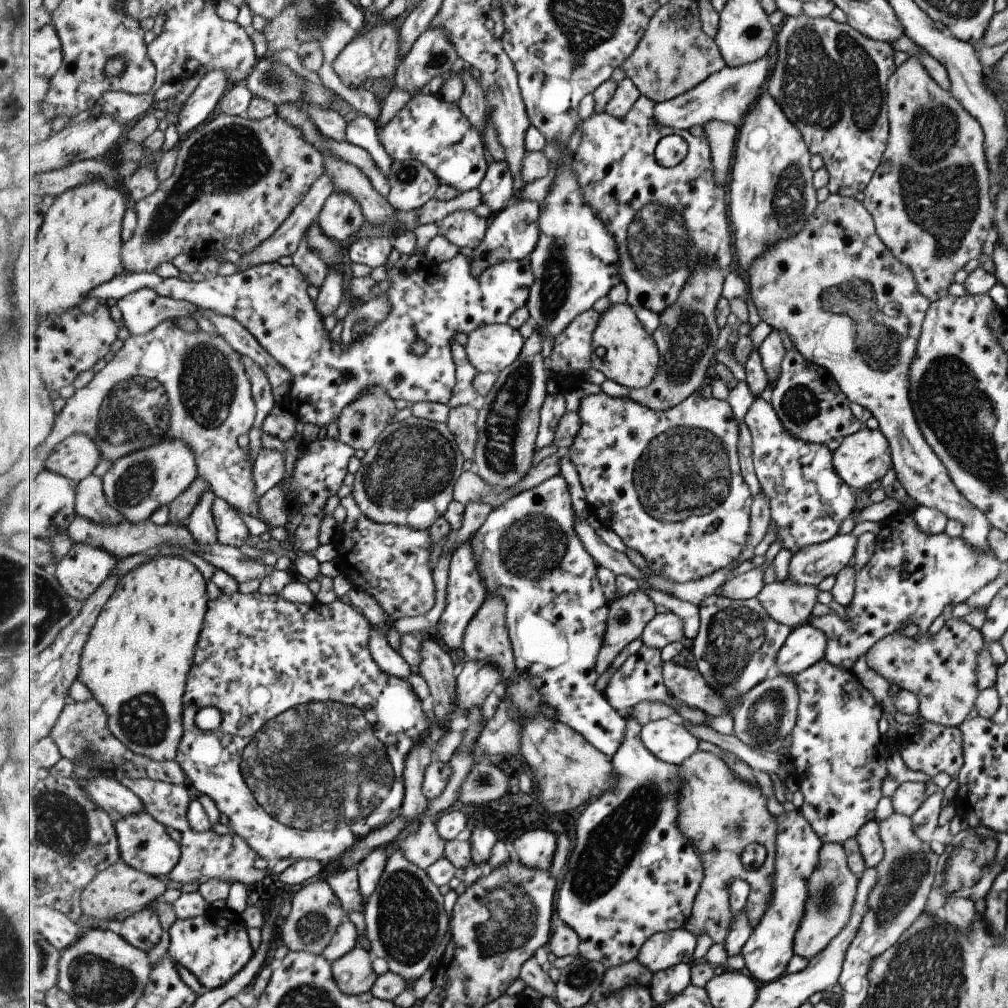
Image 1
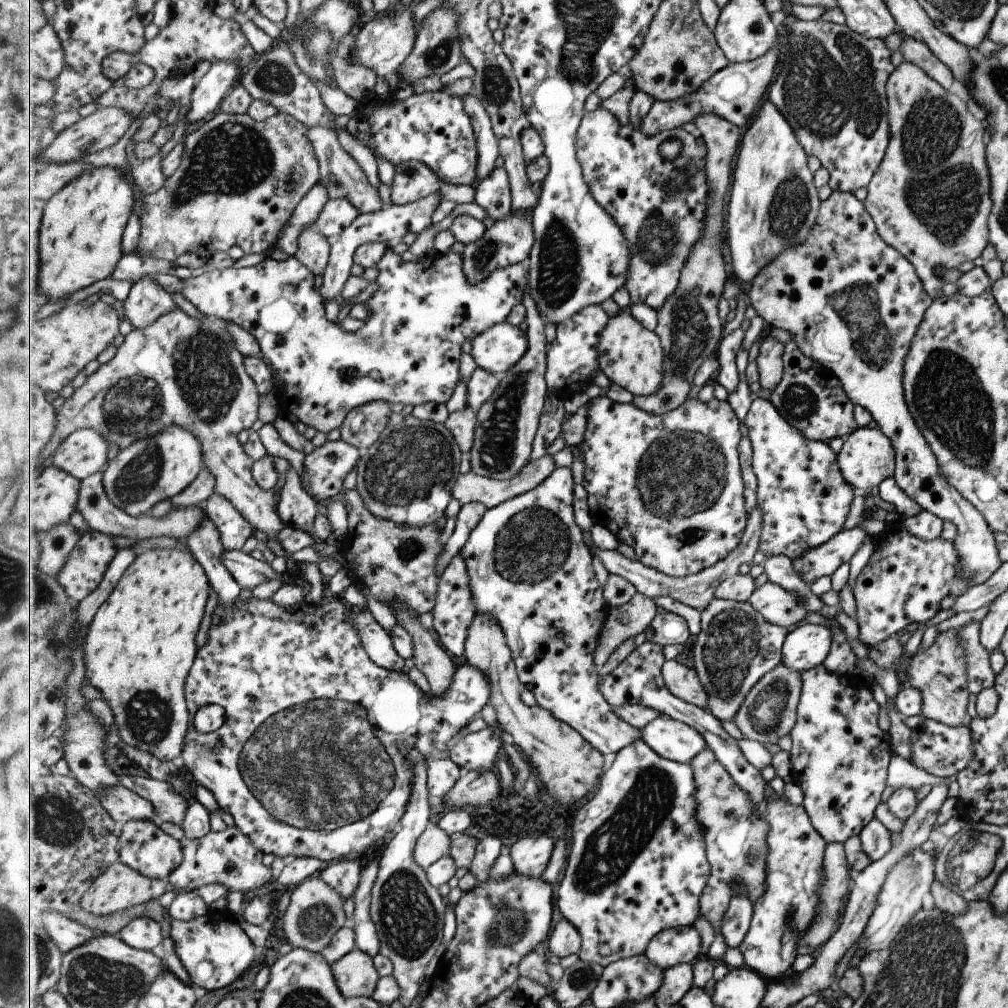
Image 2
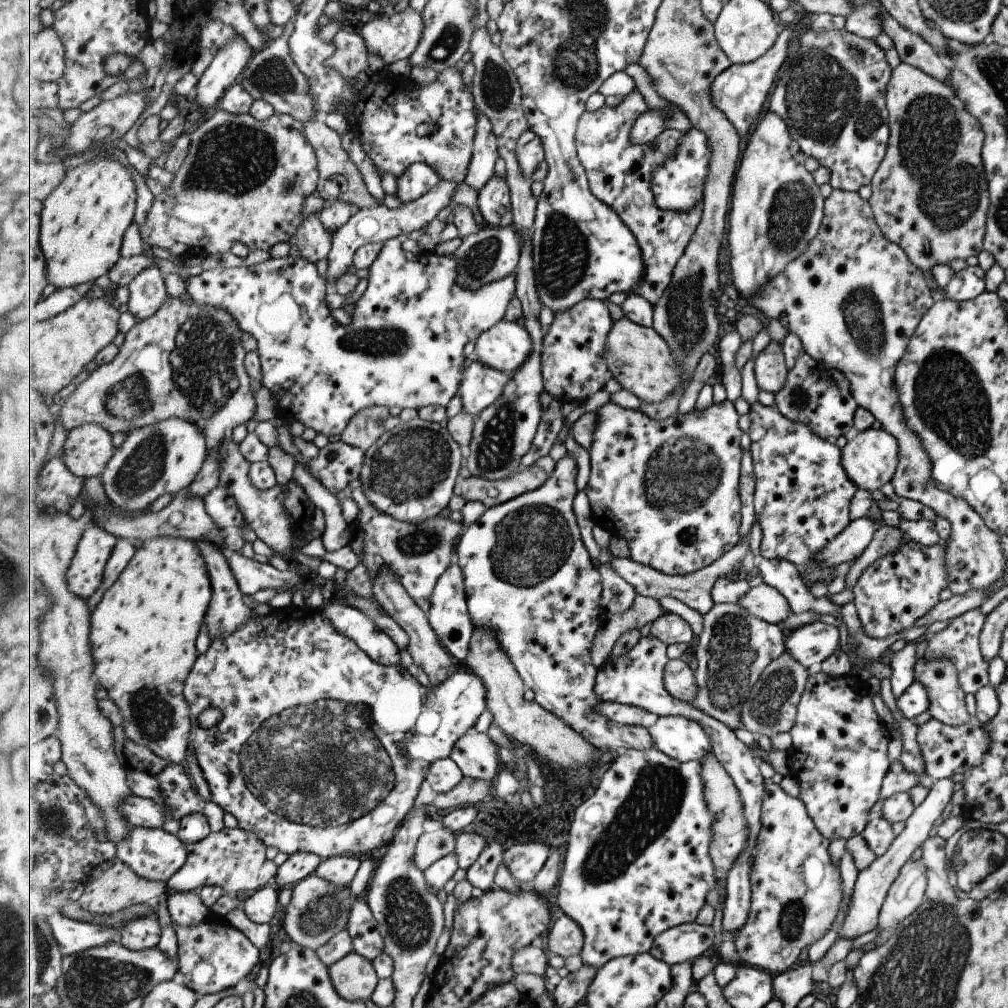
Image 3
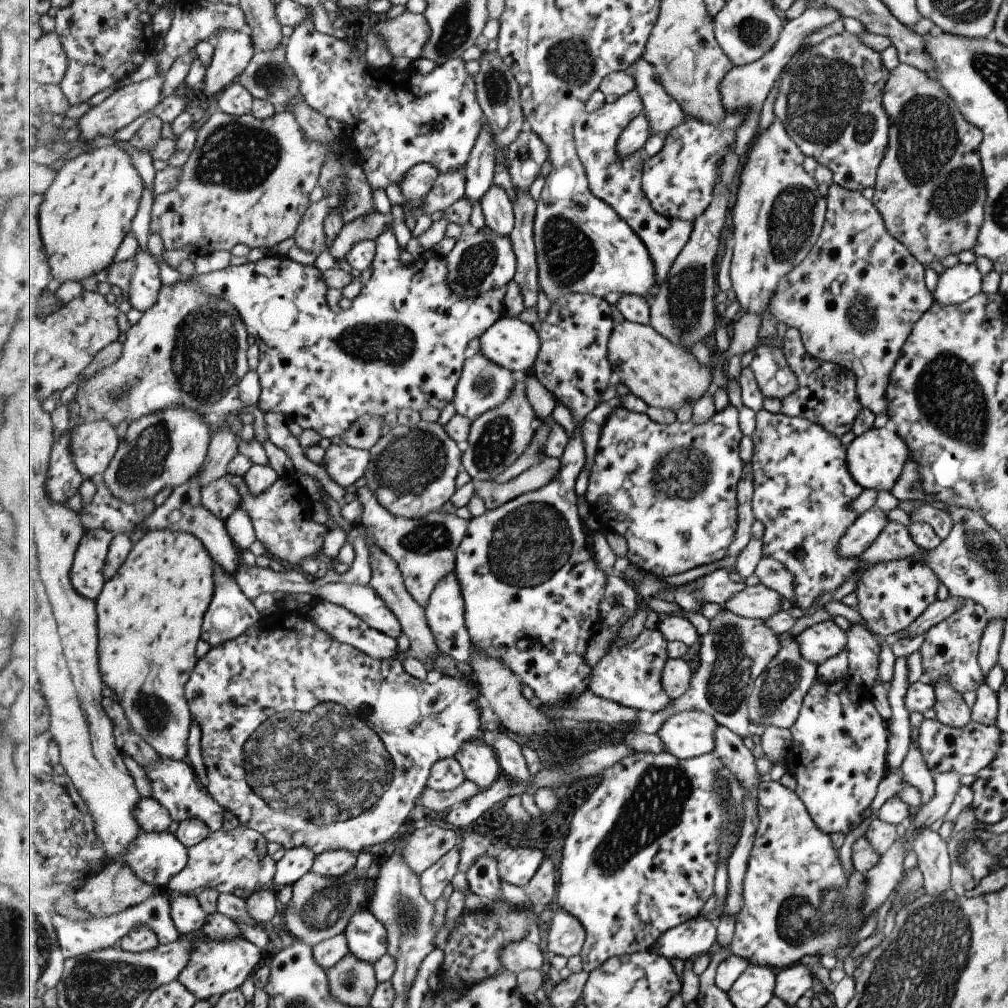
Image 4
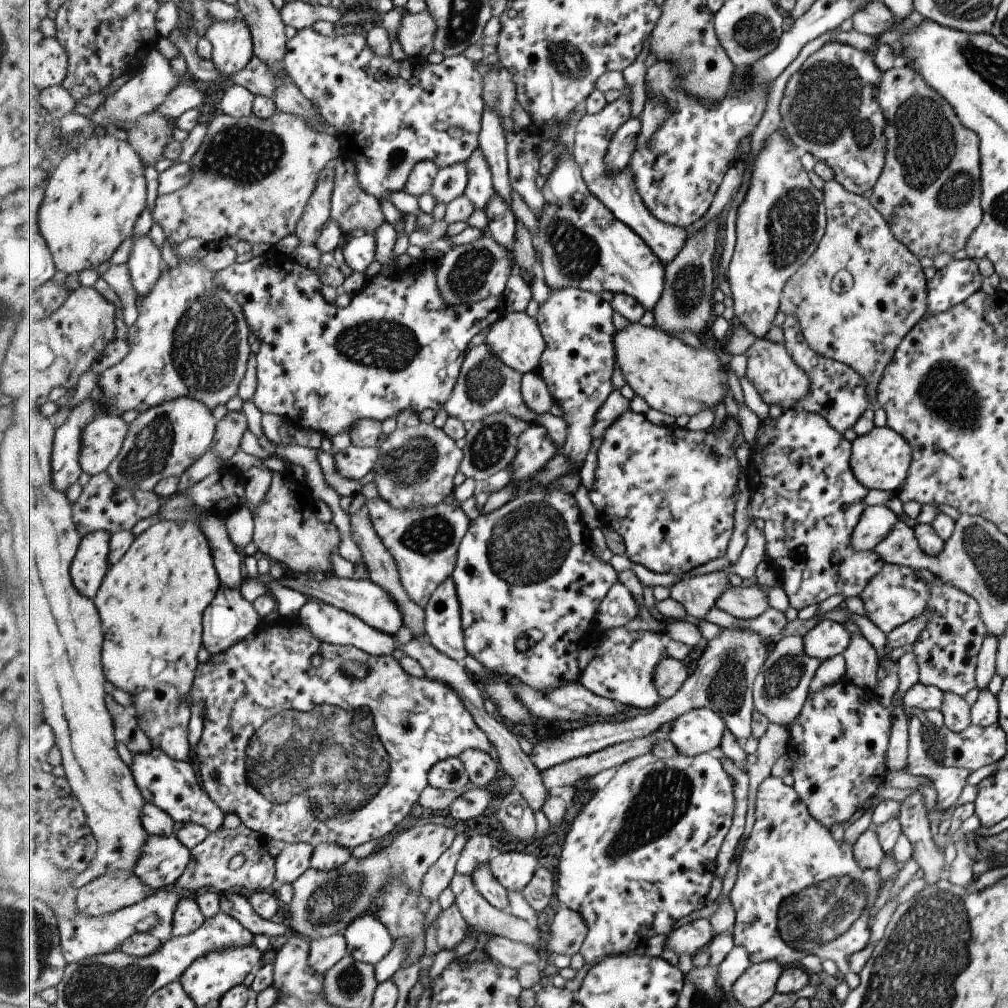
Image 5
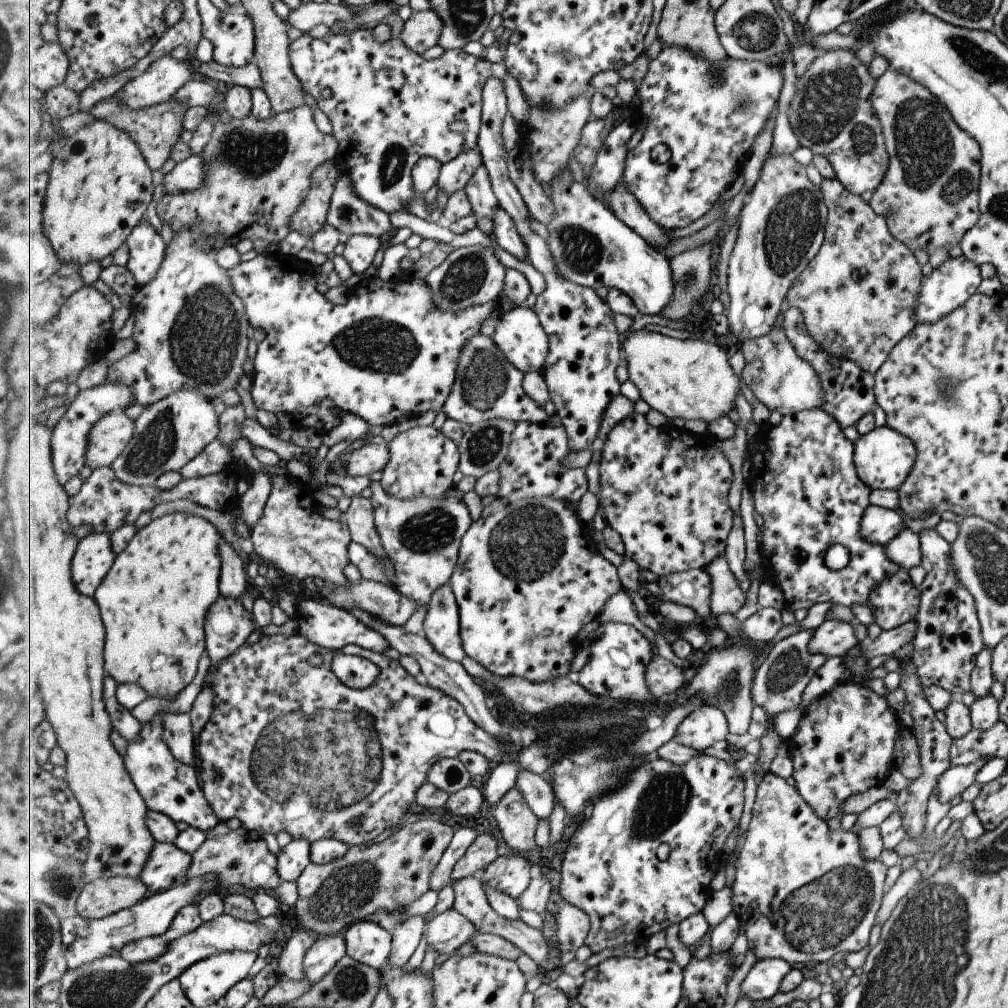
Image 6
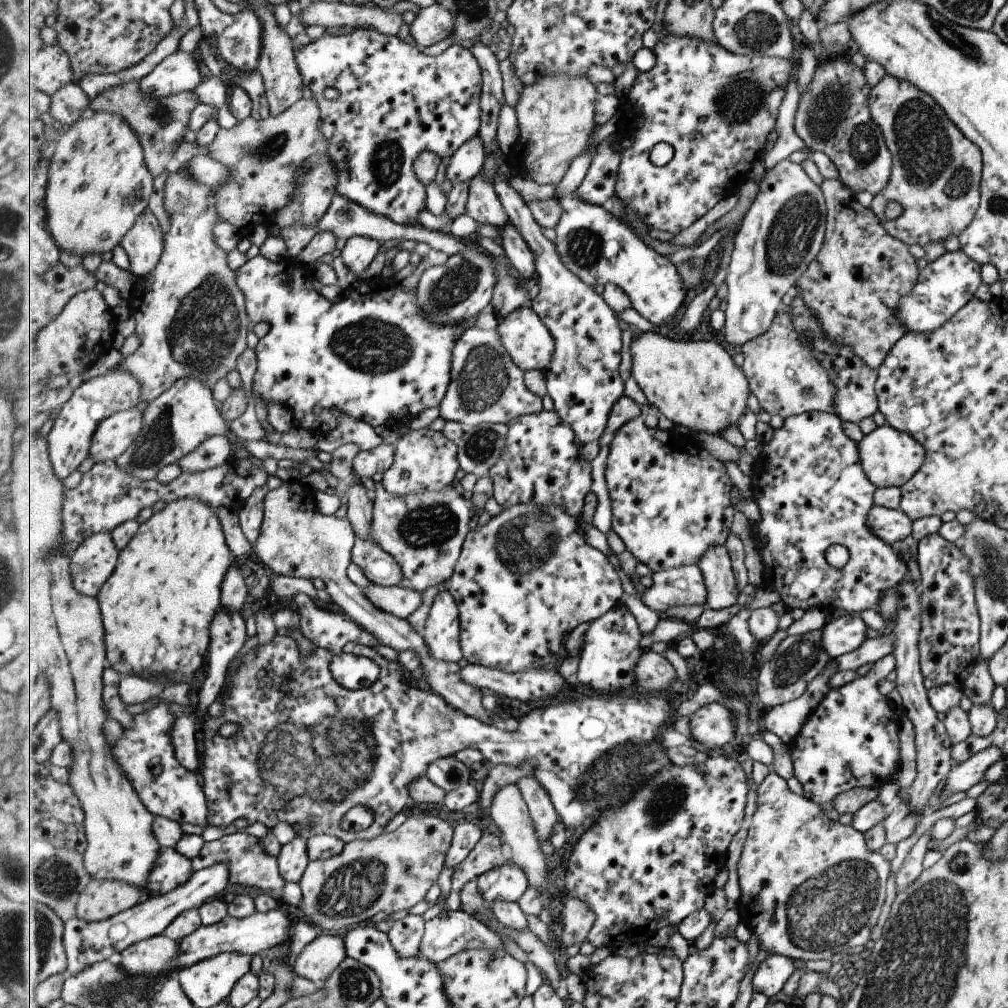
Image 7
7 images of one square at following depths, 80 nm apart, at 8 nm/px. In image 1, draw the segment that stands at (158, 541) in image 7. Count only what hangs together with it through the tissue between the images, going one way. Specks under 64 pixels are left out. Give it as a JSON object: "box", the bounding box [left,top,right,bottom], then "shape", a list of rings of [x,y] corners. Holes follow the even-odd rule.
{"box":[78,556,210,761],"shape":[[[182,556],[147,561],[123,575],[99,615],[85,645],[78,680],[104,706],[109,728],[135,754],[154,761],[175,761],[186,732],[185,694],[210,599],[205,576]]]}

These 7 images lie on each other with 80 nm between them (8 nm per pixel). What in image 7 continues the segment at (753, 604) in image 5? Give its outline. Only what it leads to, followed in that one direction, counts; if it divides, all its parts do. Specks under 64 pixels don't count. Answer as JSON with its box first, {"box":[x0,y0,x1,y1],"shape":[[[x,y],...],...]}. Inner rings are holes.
{"box":[698,545,742,610],"shape":[[[726,545],[711,547],[698,565],[706,578],[709,608],[723,610],[740,603],[742,596]]]}

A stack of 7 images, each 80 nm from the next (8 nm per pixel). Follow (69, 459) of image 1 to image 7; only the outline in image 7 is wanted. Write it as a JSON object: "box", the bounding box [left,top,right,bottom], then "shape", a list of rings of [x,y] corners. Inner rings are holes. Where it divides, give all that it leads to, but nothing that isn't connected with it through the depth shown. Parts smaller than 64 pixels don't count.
{"box":[90,410,144,464],"shape":[[[139,410],[118,411],[99,425],[90,448],[95,464],[115,461],[133,446],[143,430],[144,412]]]}

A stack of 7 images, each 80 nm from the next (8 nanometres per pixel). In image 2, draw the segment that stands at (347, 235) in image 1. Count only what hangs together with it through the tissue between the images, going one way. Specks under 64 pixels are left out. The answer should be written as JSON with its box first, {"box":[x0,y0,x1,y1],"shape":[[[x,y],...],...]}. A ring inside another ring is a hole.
{"box":[316,198,361,241],"shape":[[[330,198],[316,222],[317,230],[326,235],[329,240],[335,241],[360,217],[361,213],[349,199]]]}

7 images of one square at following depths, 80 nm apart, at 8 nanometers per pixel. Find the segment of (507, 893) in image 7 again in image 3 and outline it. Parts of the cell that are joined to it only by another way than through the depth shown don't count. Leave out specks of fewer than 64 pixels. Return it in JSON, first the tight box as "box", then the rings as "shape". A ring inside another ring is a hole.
{"box":[504,842,552,885],"shape":[[[545,842],[517,843],[504,853],[504,862],[522,885],[530,885],[543,870],[552,848]]]}

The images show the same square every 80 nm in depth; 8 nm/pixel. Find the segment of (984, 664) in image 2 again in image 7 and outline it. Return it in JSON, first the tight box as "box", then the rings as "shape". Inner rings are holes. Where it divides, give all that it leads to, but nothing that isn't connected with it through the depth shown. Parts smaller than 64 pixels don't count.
{"box":[916,533,979,689],"shape":[[[939,533],[923,536],[917,545],[916,562],[920,570],[919,589],[920,629],[917,650],[922,683],[926,689],[938,686],[960,685],[965,674],[969,674],[973,664],[979,658],[978,612],[974,599],[972,578],[968,575],[968,560],[954,543],[947,542]]]}

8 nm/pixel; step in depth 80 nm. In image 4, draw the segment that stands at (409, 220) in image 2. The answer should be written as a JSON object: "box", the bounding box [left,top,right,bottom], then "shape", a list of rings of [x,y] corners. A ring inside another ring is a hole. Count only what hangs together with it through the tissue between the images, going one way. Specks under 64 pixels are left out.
{"box":[328,171,466,260],"shape":[[[463,171],[440,173],[435,186],[423,198],[417,209],[421,213],[433,216],[435,212],[445,212],[454,202],[462,199],[466,194],[466,176]],[[379,211],[369,213],[367,216],[345,223],[339,236],[333,241],[328,252],[334,260],[346,260],[351,249],[363,241],[375,241],[386,233],[388,229],[392,230],[394,225],[394,214],[385,214]]]}

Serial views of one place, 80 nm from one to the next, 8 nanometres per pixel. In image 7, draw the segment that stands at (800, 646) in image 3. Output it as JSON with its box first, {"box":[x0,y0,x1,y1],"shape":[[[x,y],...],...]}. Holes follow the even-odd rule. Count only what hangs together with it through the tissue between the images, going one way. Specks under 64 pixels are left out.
{"box":[820,614,865,659],"shape":[[[857,614],[842,615],[831,619],[820,628],[822,631],[821,648],[831,659],[855,650],[864,640],[865,629]]]}

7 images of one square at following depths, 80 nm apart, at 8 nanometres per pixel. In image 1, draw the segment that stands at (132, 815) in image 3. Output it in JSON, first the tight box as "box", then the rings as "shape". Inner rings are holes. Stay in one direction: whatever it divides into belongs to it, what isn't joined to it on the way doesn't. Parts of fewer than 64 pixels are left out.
{"box":[79,775,145,822],"shape":[[[99,775],[79,782],[86,788],[94,803],[108,812],[115,822],[124,816],[145,811],[141,798],[116,778]]]}

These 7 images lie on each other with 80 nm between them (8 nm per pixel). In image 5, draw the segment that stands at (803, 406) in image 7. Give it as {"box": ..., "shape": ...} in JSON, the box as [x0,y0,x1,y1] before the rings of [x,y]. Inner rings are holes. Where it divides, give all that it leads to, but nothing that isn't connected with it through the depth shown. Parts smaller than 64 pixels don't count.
{"box":[746,338,809,411],"shape":[[[767,338],[757,339],[757,342],[746,352],[747,376],[760,390],[761,396],[768,405],[779,406],[782,411],[793,409],[803,397],[809,394],[809,376],[793,362],[785,343],[775,343]]]}

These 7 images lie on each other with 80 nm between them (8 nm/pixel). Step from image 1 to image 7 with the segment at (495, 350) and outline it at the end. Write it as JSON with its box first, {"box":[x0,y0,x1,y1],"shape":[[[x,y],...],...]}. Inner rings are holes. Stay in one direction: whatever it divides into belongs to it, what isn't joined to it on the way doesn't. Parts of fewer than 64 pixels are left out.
{"box":[496,304,556,372],"shape":[[[525,304],[500,319],[496,330],[501,335],[503,346],[519,368],[545,372],[550,366],[556,349],[555,337],[530,304]]]}

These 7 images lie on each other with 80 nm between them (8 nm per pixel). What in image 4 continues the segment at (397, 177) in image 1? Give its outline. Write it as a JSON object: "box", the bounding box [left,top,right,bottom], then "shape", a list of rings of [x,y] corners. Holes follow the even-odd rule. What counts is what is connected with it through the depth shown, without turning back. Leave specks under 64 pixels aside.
{"box":[399,163,440,200],"shape":[[[419,163],[411,168],[399,185],[408,200],[421,200],[431,192],[440,173],[434,163]]]}

